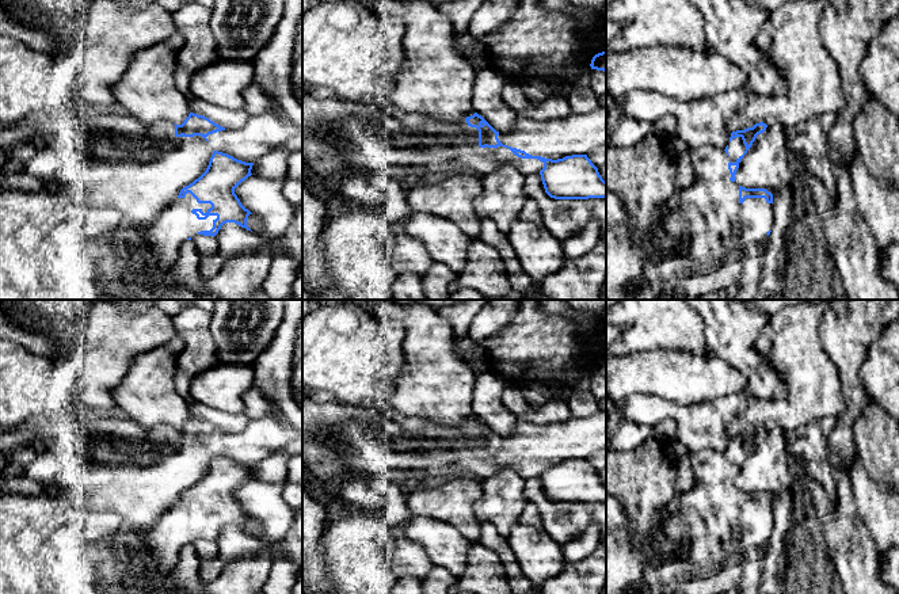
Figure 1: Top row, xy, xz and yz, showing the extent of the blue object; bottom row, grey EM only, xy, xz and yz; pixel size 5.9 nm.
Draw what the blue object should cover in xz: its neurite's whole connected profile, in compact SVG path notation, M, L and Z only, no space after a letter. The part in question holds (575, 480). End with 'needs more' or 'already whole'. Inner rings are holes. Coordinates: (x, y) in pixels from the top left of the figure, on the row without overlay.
M475 416L465 422L468 430L479 434L480 452L508 452L521 462L537 462L544 467L540 475L545 496L555 503L606 502L606 486L587 458L572 458L552 464L532 460L525 454L503 449L496 435L481 419Z; already whole

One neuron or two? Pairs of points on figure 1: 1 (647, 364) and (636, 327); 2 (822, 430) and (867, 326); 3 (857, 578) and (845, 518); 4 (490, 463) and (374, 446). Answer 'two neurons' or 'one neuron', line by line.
1: two neurons
2: two neurons
3: one neuron
4: one neuron

